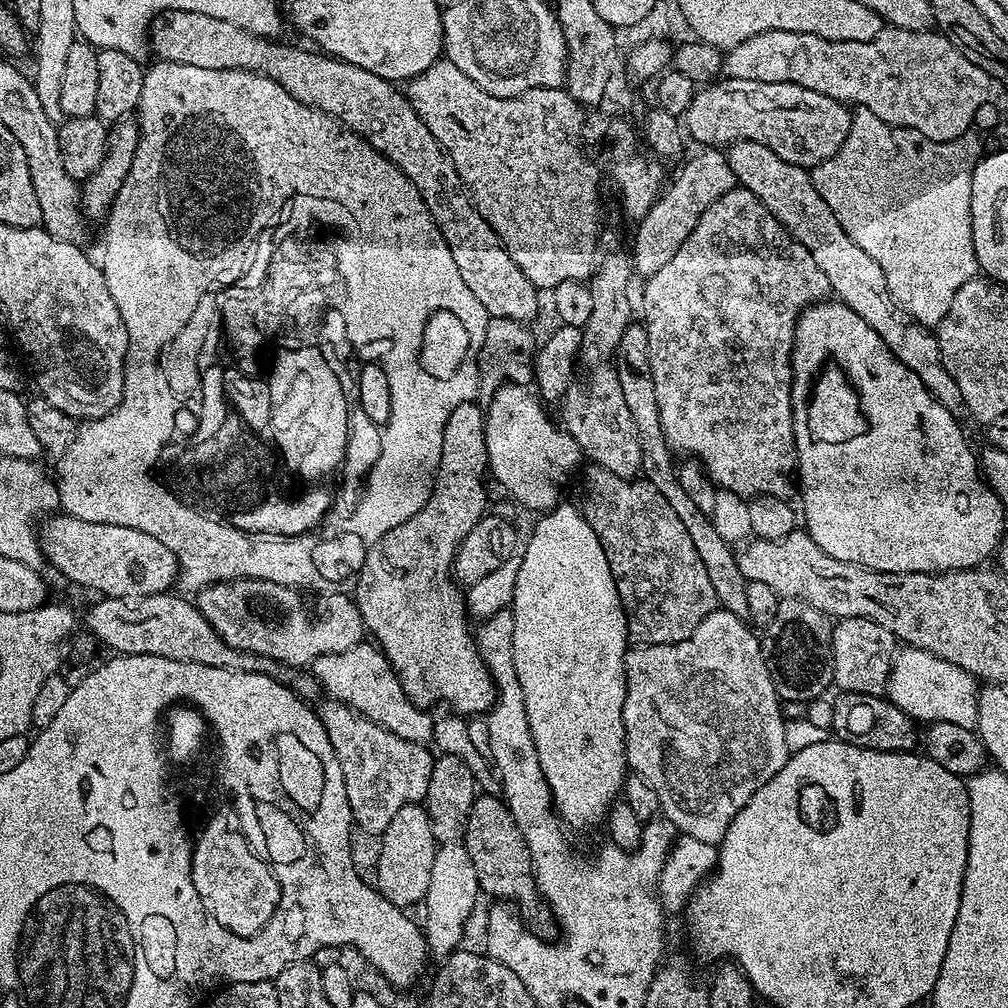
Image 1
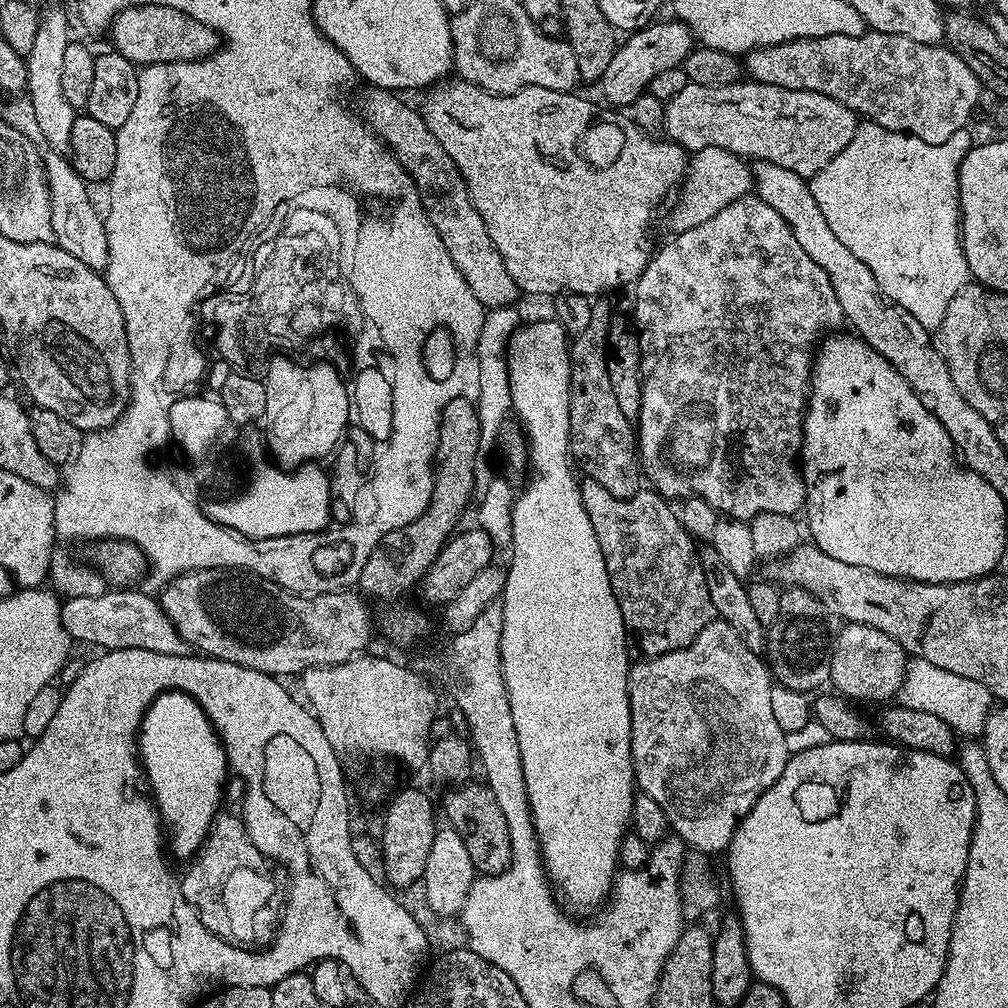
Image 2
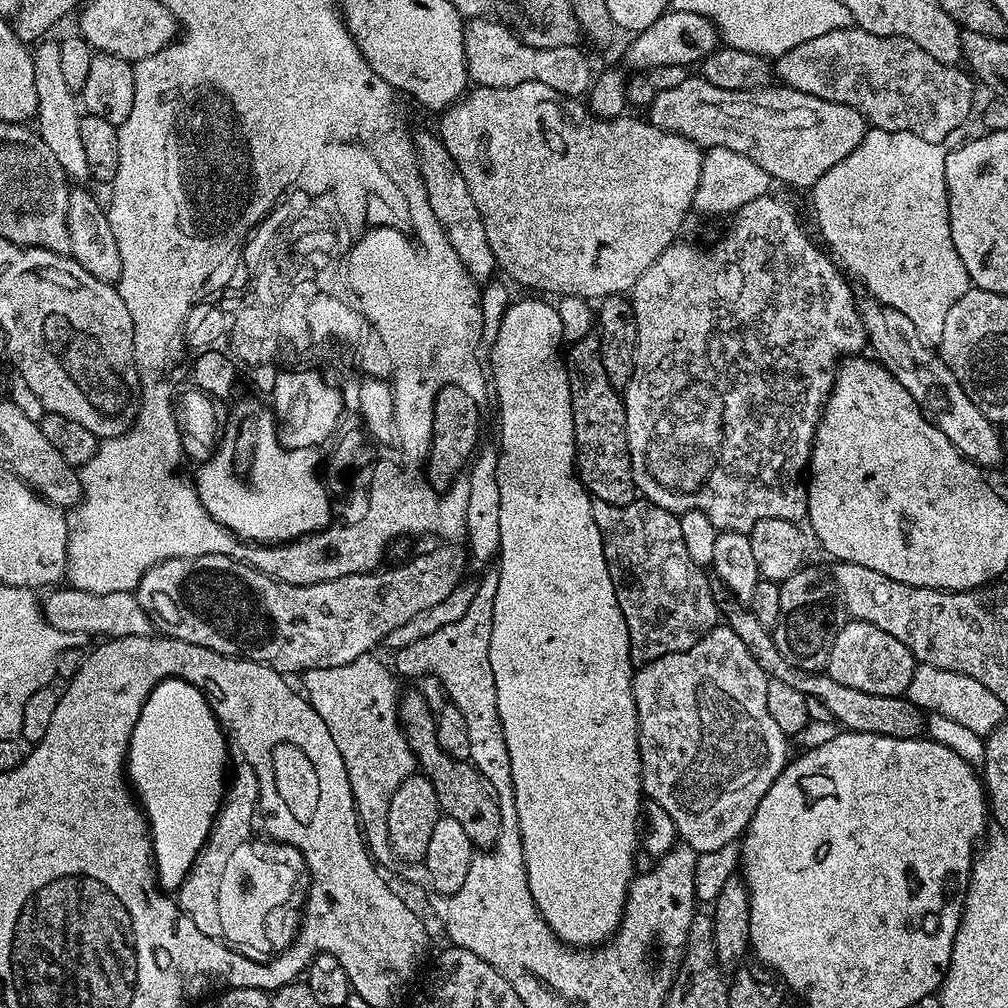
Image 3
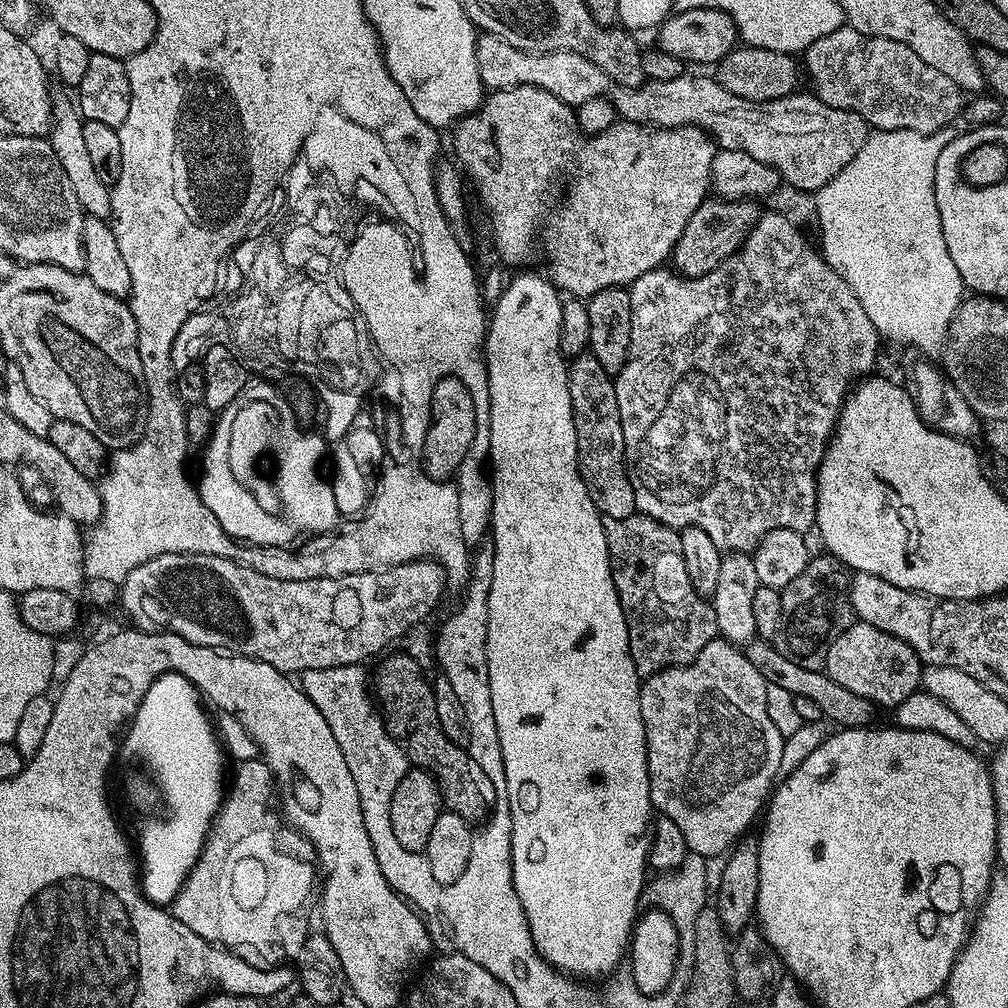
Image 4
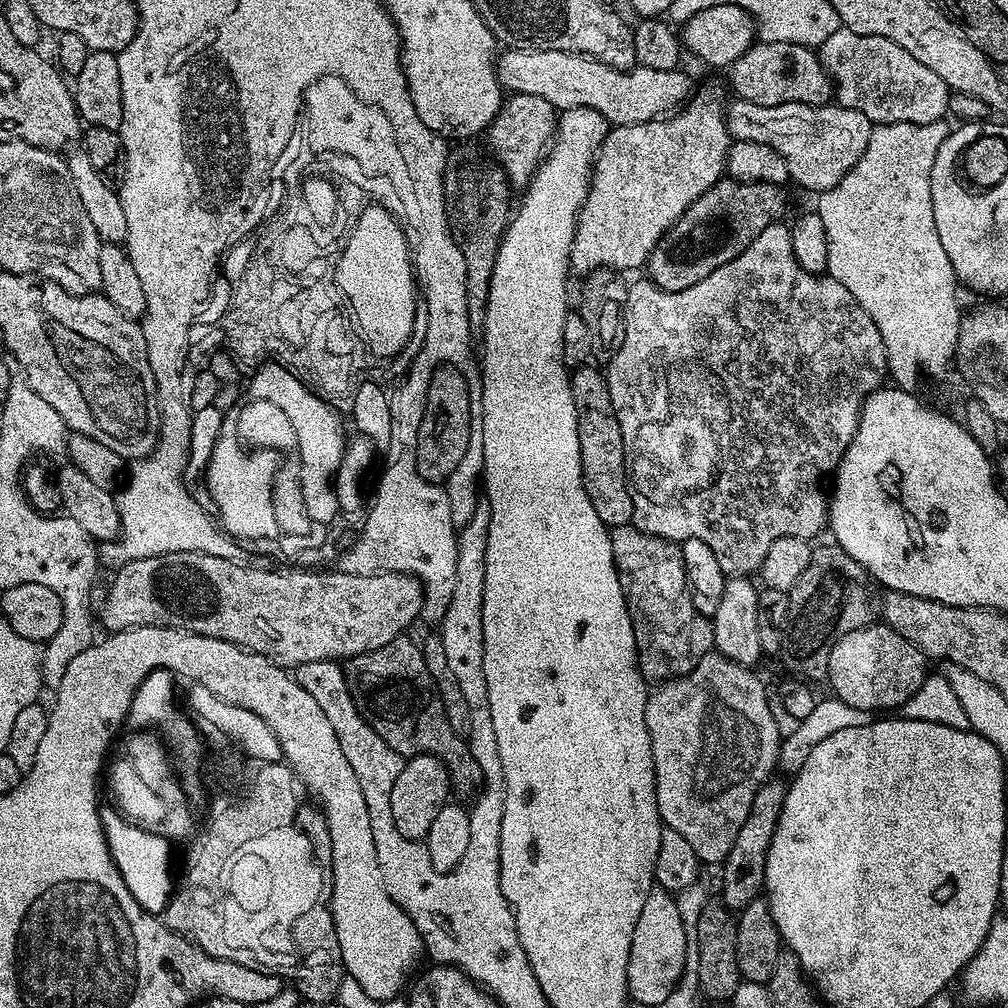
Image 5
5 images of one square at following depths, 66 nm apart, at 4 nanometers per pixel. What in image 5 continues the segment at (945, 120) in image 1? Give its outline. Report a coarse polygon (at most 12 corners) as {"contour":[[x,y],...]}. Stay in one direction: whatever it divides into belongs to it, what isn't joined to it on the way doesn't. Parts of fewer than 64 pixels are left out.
{"contour":[[890,38],[818,46],[841,108],[877,124],[945,119],[950,89]]}

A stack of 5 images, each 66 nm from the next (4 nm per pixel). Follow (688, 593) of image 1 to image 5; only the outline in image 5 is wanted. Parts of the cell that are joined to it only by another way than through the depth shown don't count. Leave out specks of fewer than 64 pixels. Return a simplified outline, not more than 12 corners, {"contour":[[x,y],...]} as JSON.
{"contour":[[611,529],[638,666],[656,686],[713,651],[680,544]]}

